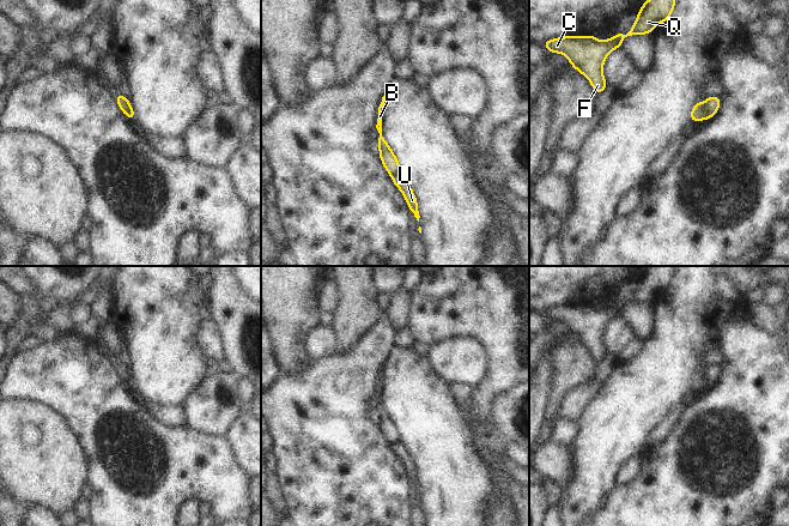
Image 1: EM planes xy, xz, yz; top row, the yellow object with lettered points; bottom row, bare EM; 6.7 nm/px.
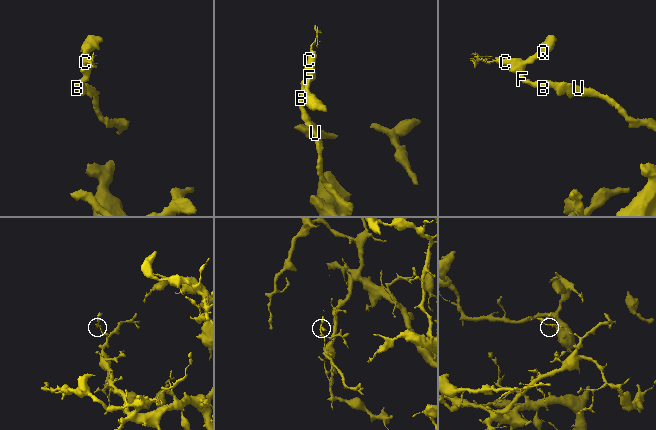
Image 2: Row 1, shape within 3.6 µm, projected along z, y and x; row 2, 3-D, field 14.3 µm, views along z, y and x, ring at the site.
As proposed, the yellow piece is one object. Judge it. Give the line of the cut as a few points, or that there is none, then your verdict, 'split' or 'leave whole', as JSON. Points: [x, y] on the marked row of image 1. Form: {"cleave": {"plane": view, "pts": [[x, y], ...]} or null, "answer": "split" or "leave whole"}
{"cleave": {"plane": "yz", "pts": [[703, 104], [703, 115], [701, 118]]}, "answer": "split"}

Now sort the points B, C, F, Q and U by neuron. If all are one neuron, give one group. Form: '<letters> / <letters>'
B C F Q / U

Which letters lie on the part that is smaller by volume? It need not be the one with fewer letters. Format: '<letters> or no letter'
B, C, F, Q

